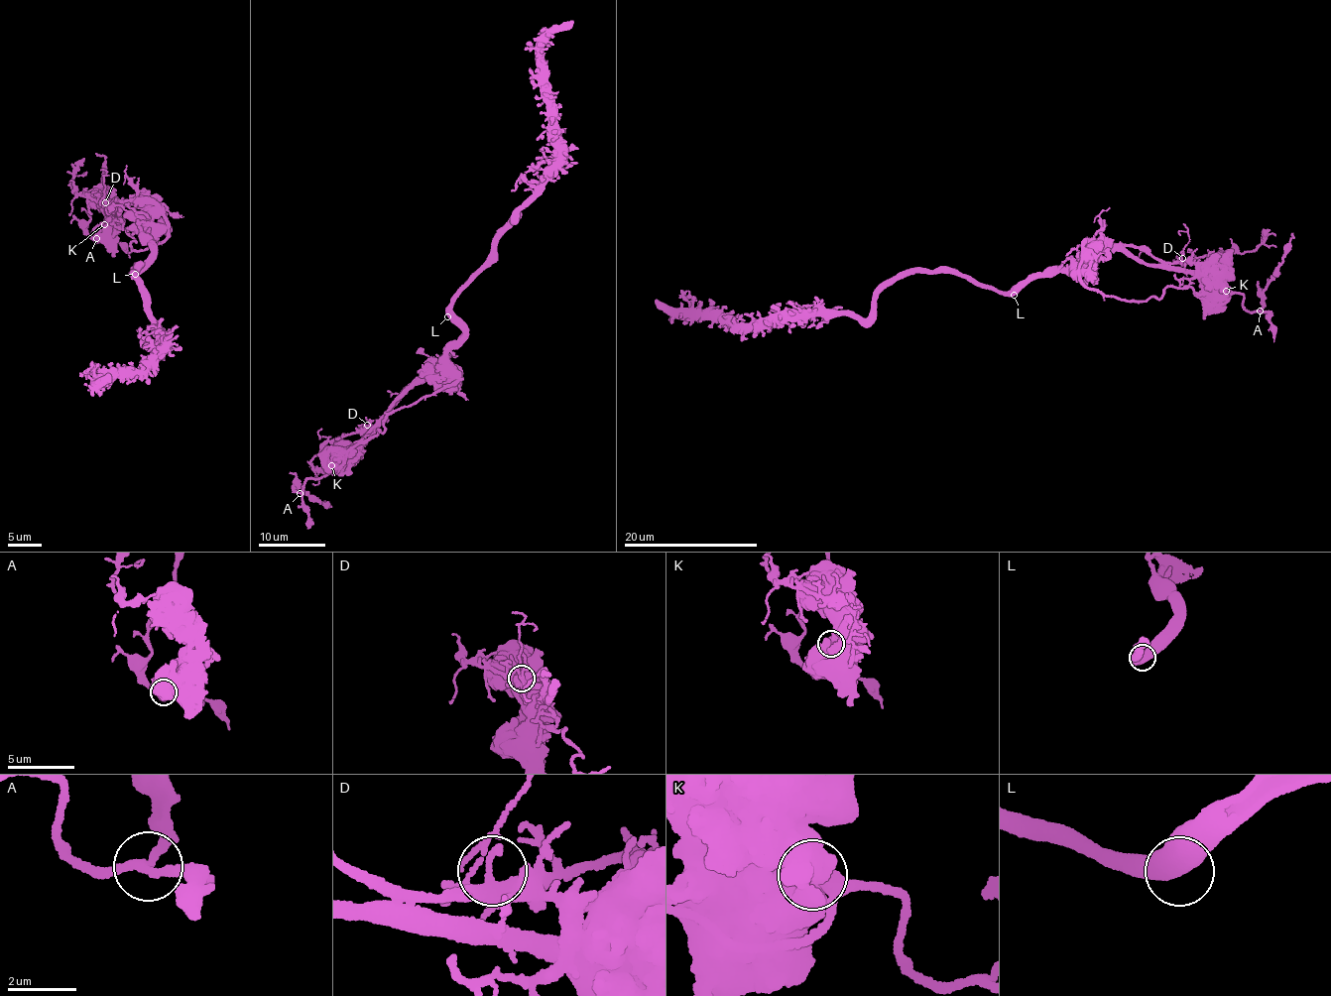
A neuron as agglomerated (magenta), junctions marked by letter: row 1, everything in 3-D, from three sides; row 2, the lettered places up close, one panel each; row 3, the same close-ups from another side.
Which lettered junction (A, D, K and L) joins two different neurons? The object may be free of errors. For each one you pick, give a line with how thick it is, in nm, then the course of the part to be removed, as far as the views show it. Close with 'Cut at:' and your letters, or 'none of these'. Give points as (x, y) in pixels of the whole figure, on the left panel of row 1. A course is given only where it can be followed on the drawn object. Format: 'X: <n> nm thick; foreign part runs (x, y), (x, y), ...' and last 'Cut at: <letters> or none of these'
K: 800 nm thick; foreign part runs (104, 224), (117, 238), (116, 207), (107, 204), (114, 210), (116, 200), (138, 197), (153, 199), (182, 217)
Cut at: K

